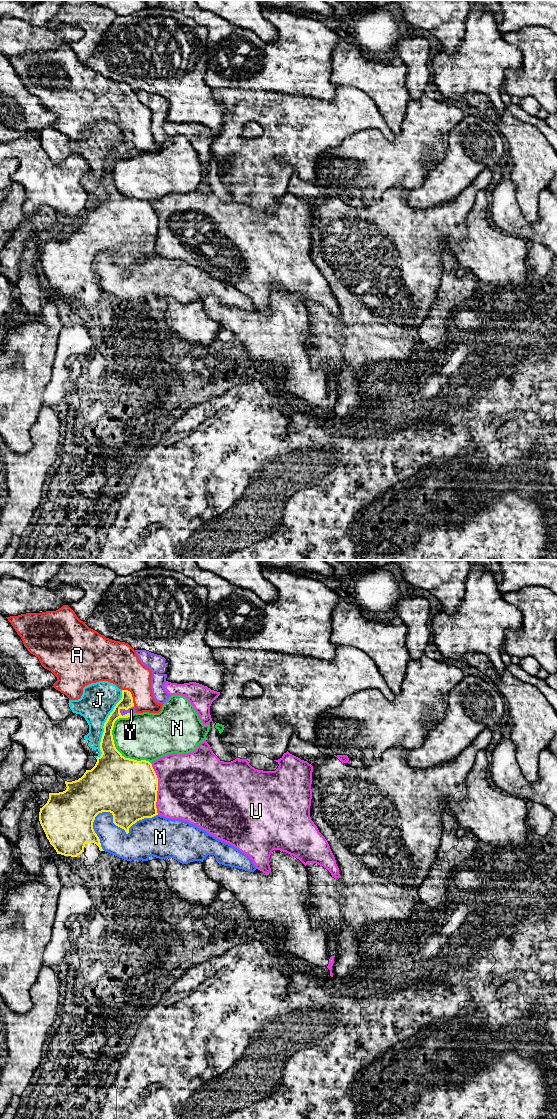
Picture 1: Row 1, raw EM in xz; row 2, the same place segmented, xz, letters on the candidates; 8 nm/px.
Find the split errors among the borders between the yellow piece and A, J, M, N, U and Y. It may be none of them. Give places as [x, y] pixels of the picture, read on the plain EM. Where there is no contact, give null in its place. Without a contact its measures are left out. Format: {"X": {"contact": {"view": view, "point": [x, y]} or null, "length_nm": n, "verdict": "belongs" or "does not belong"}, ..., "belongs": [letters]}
{"A": {"contact": {"view": "xz", "point": [131, 135]}, "length_nm": 170, "verdict": "does not belong"}, "J": {"contact": {"view": "xz", "point": [104, 165]}, "length_nm": 600, "verdict": "does not belong"}, "M": {"contact": {"view": "xz", "point": [119, 266]}, "length_nm": 550, "verdict": "does not belong"}, "N": {"contact": {"view": "xz", "point": [117, 190]}, "length_nm": 460, "verdict": "does not belong"}, "U": {"contact": {"view": "xz", "point": [157, 229]}, "length_nm": 420, "verdict": "does not belong"}, "Y": {"contact": {"view": "xz", "point": [124, 148]}, "length_nm": 130, "verdict": "belongs"}, "belongs": ["Y"]}

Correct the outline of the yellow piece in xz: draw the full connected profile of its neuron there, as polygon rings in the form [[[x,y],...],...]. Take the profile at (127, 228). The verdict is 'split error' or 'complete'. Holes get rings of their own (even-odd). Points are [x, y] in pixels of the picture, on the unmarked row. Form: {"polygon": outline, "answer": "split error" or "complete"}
{"polygon": [[[122,130],[122,138],[104,163],[104,172],[100,182],[100,197],[91,210],[86,210],[78,220],[67,222],[66,230],[59,233],[49,233],[47,243],[40,248],[39,261],[50,284],[57,294],[77,297],[84,292],[86,283],[94,283],[100,291],[100,279],[93,269],[95,257],[102,252],[113,255],[113,263],[124,269],[126,274],[129,268],[137,261],[152,258],[157,253],[158,218],[149,201],[137,201],[125,198],[115,187],[112,170],[119,158],[128,158],[136,153],[133,137],[130,131]]], "answer": "split error"}

